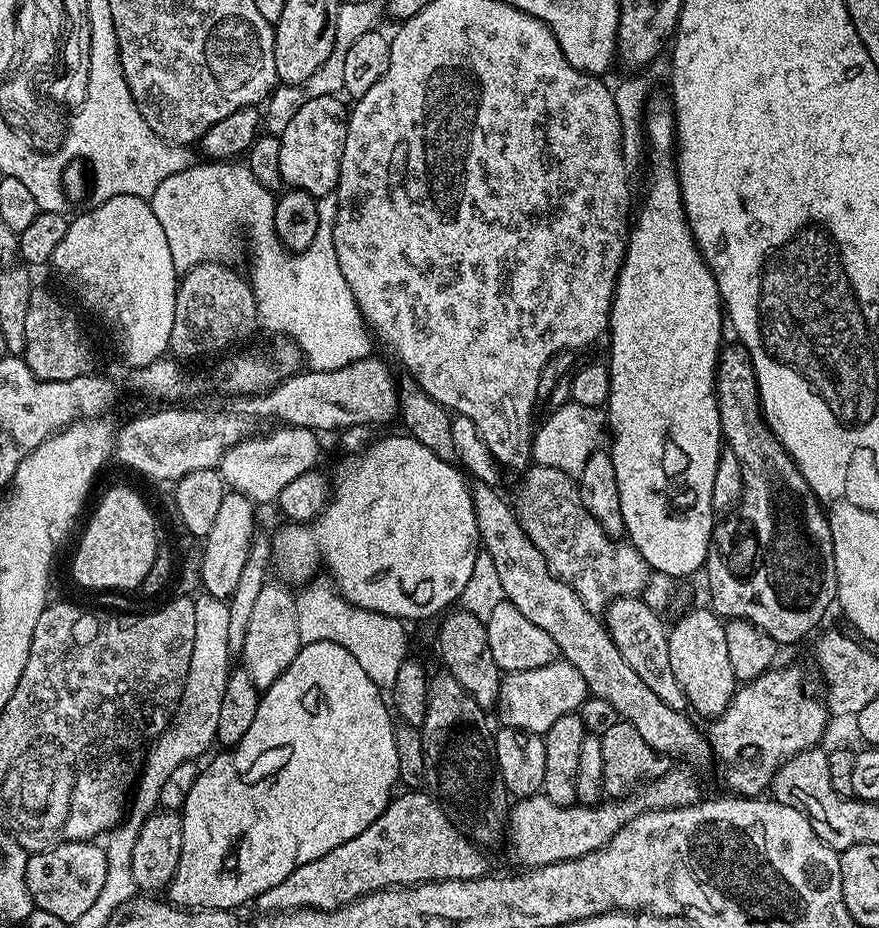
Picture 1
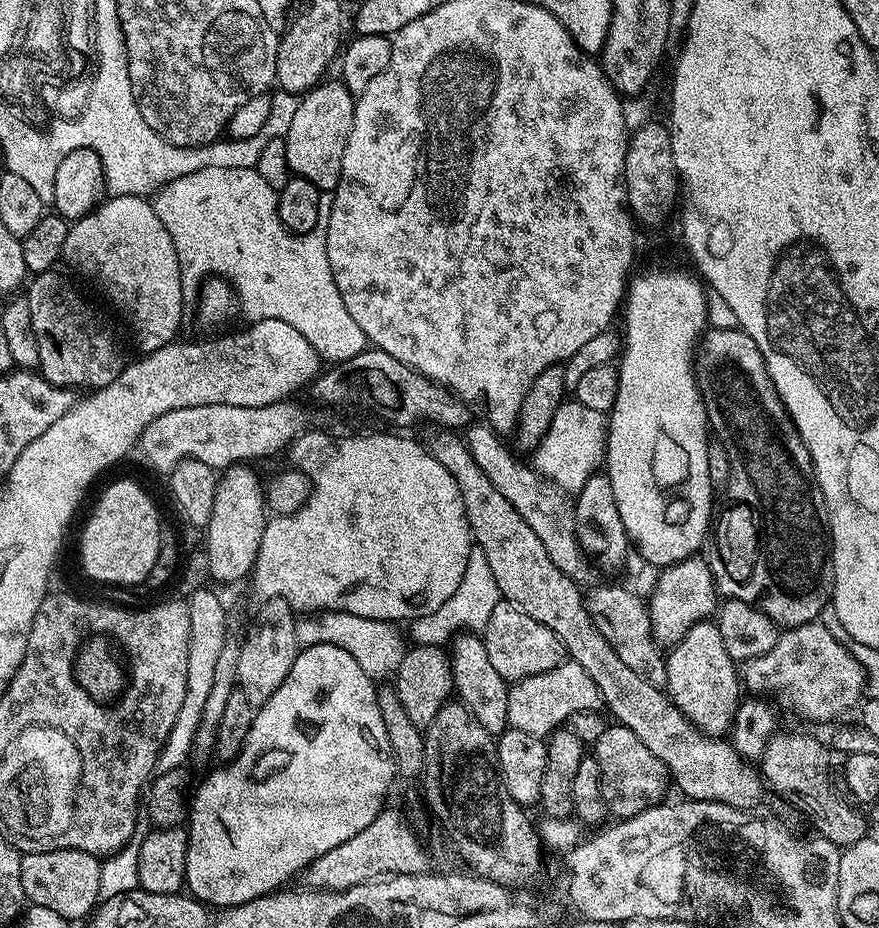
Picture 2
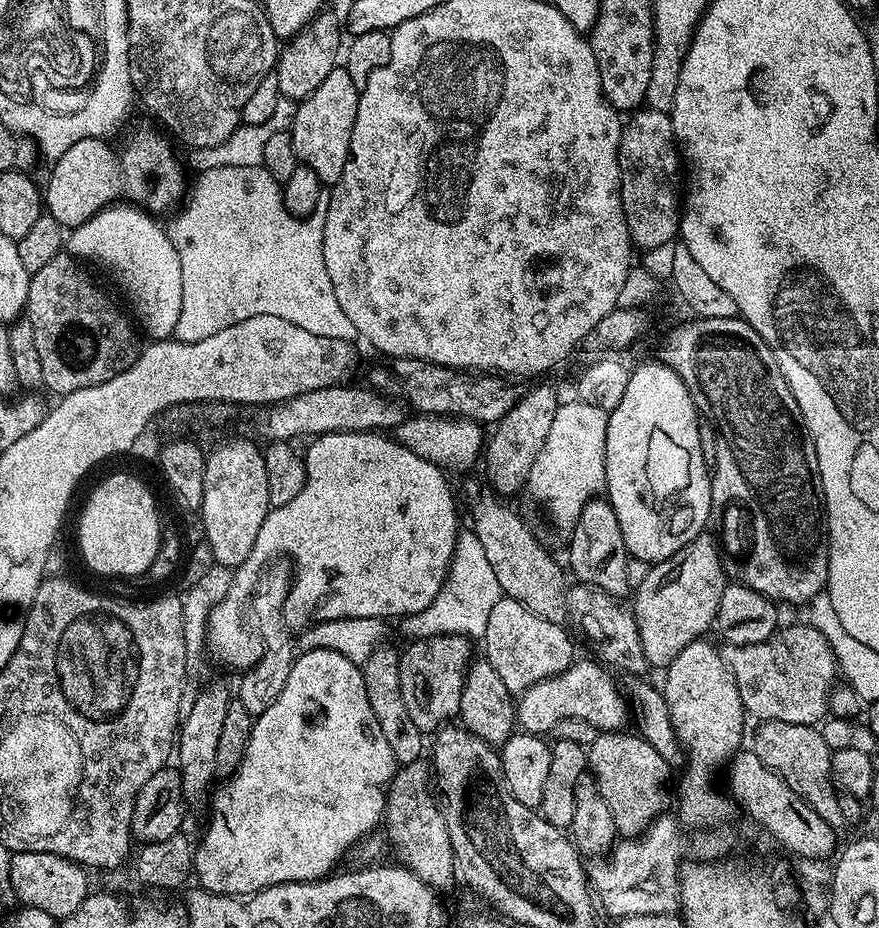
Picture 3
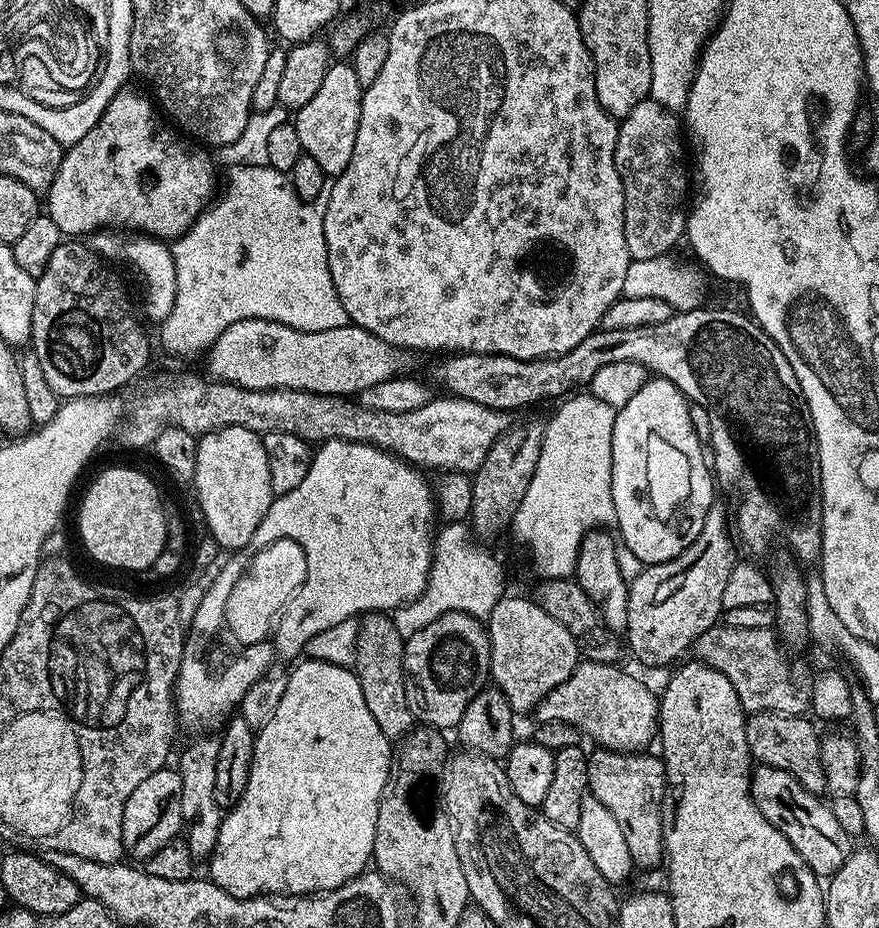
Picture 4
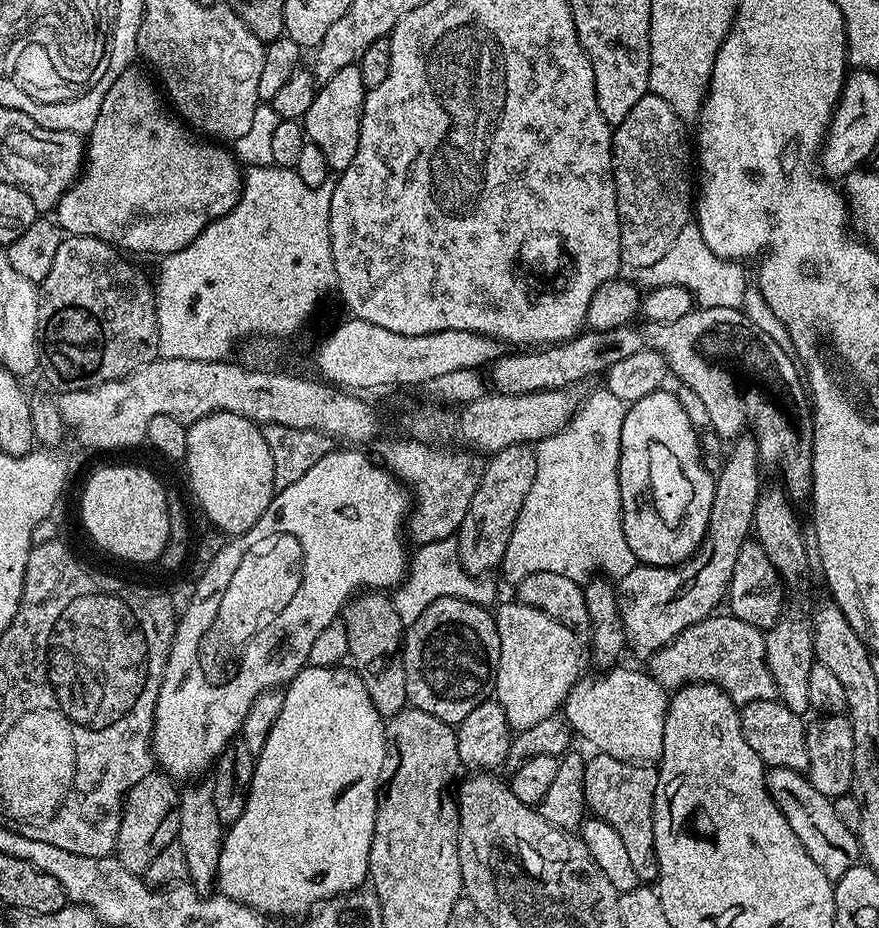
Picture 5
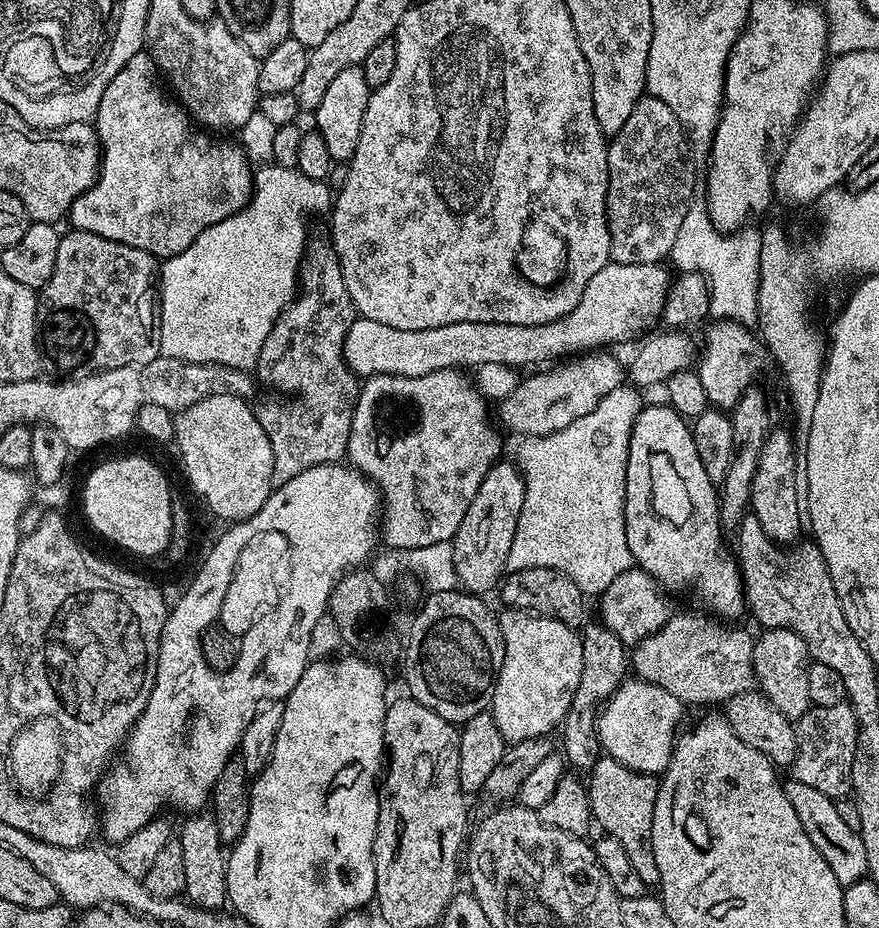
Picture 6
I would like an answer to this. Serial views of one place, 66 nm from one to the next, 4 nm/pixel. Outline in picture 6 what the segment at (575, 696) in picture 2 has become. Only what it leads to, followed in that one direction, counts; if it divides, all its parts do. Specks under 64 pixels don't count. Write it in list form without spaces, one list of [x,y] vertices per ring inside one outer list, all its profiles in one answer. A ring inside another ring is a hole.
[[[625,678],[625,680],[620,683],[620,687],[617,688],[616,693],[614,693],[610,699],[605,700],[602,707],[599,709],[599,711],[597,711],[596,733],[600,739],[601,749],[603,749],[606,755],[610,758],[614,758],[618,762],[622,762],[622,766],[630,766],[630,770],[641,772],[647,776],[659,777],[666,771],[666,769],[668,769],[670,758],[678,747],[678,735],[676,736],[676,731],[678,731],[680,728],[680,719],[683,718],[684,712],[686,712],[685,705],[681,704],[678,698],[674,698],[674,694],[670,694],[670,690],[662,690],[662,686],[654,686],[650,682],[646,682],[645,680],[639,678]]]

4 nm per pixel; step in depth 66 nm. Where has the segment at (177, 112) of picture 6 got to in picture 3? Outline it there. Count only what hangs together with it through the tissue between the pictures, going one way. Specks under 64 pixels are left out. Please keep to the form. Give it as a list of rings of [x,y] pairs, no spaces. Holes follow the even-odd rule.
[[[148,128],[134,133],[120,149],[116,149],[112,142],[104,138],[86,138],[82,142],[74,142],[74,146],[70,146],[70,150],[66,150],[66,154],[56,159],[51,167],[48,188],[46,184],[42,200],[46,205],[47,215],[52,216],[66,230],[82,226],[82,222],[94,218],[94,214],[117,202],[127,201],[135,207],[144,209],[145,212],[161,214],[160,212],[168,211],[171,213],[186,196],[186,168],[181,157],[179,160],[175,150],[158,133],[151,132]]]

